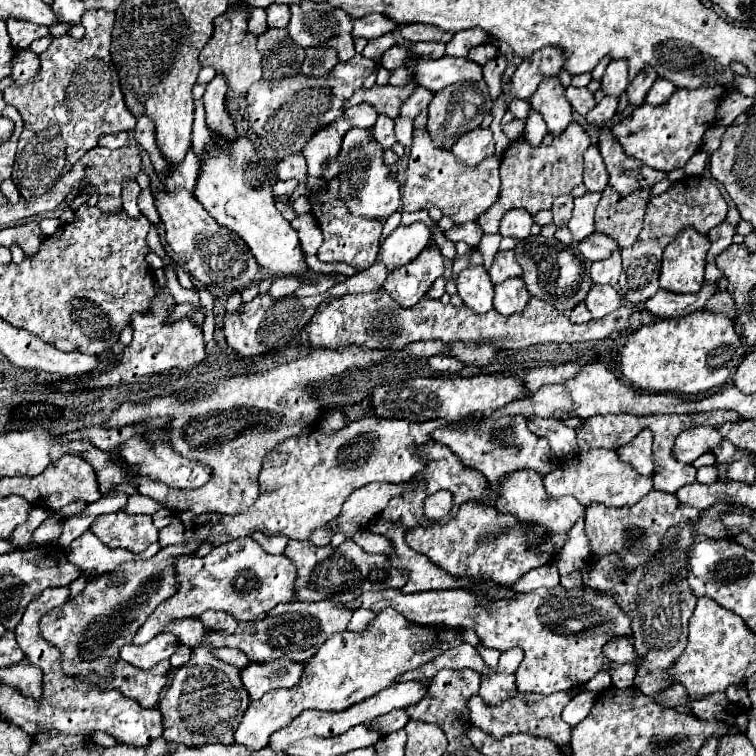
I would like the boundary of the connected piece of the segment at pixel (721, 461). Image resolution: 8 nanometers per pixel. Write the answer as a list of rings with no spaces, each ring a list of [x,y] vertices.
[[[721,440],[717,446],[713,446],[713,448],[709,448],[707,452],[713,452],[715,454],[715,466],[717,466],[717,470],[719,470],[719,480],[721,482],[731,482],[729,478],[727,478],[727,468],[731,466],[731,460],[733,460],[733,454],[735,454],[735,444],[731,444],[731,442],[727,442],[727,440]]]

